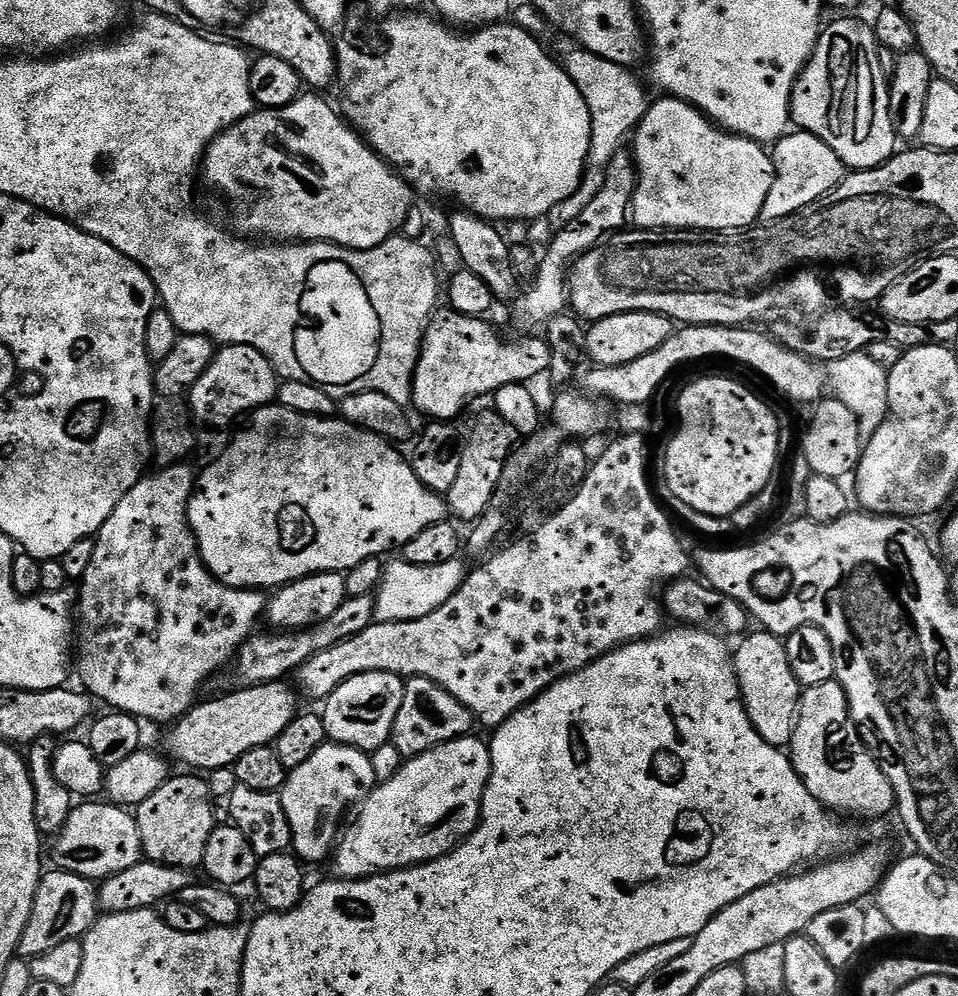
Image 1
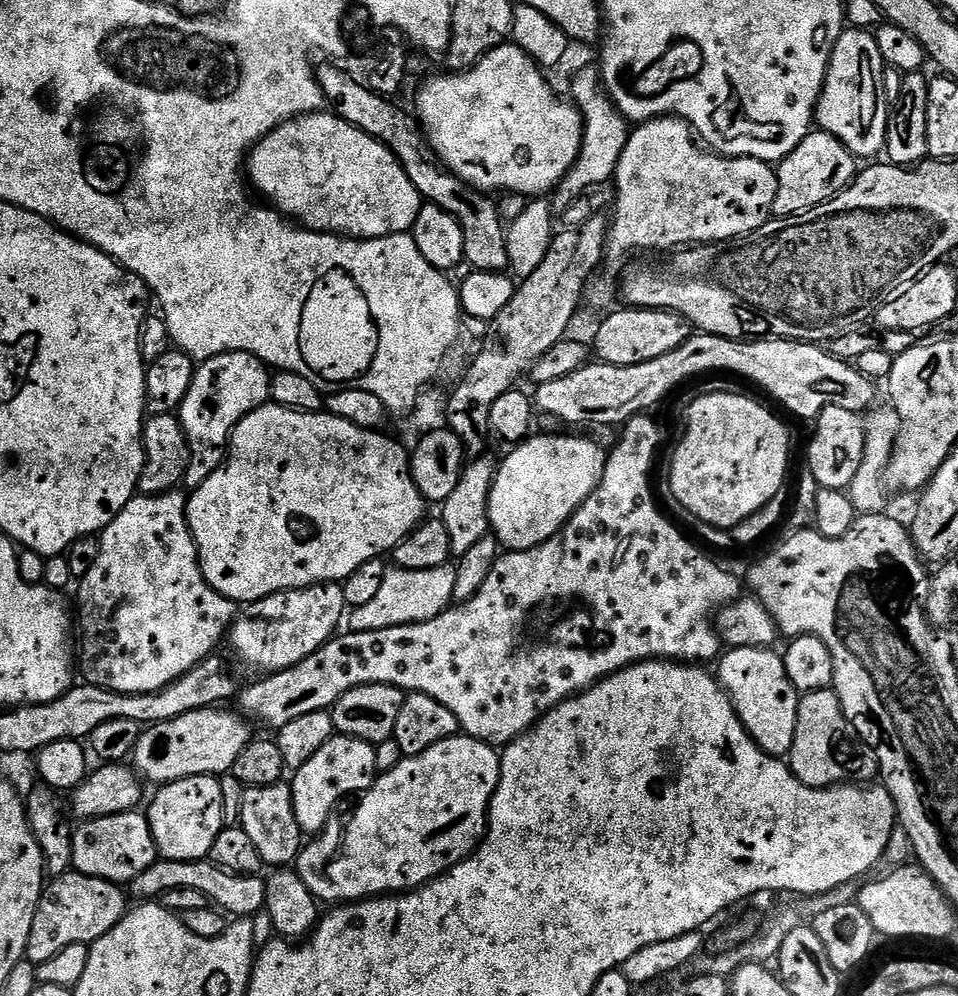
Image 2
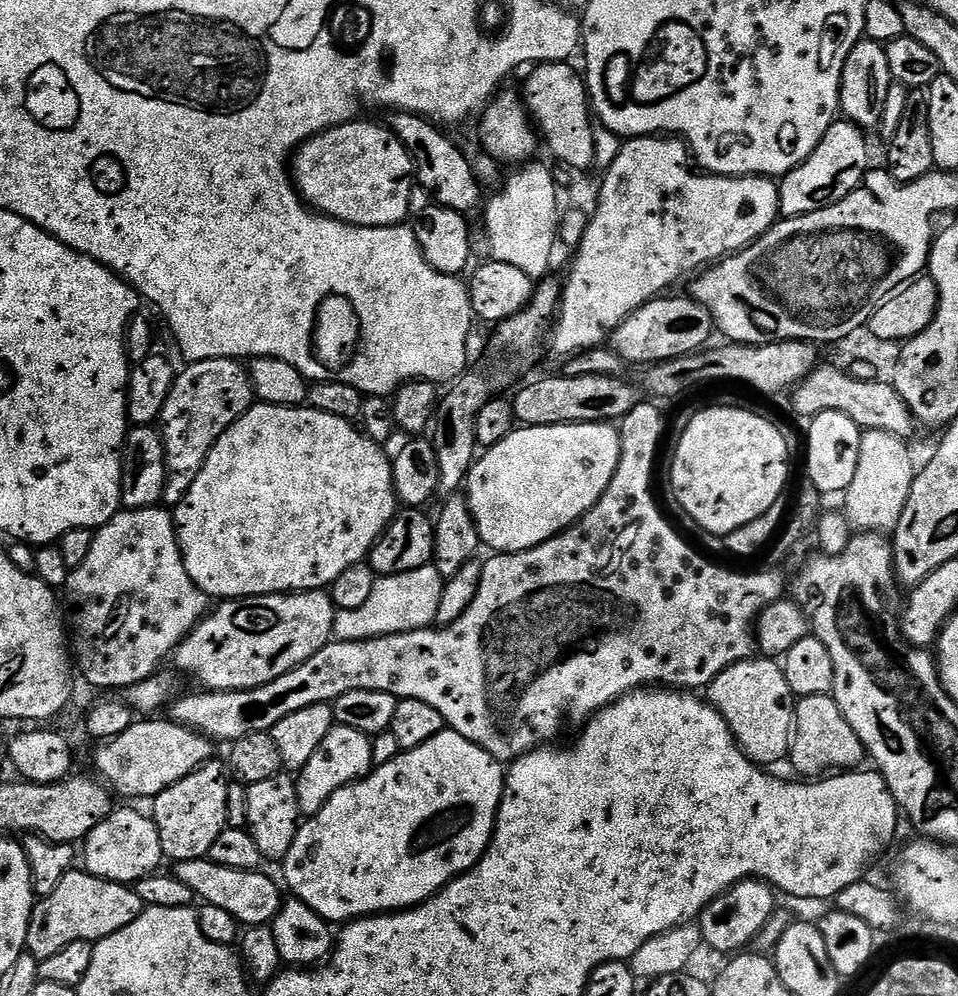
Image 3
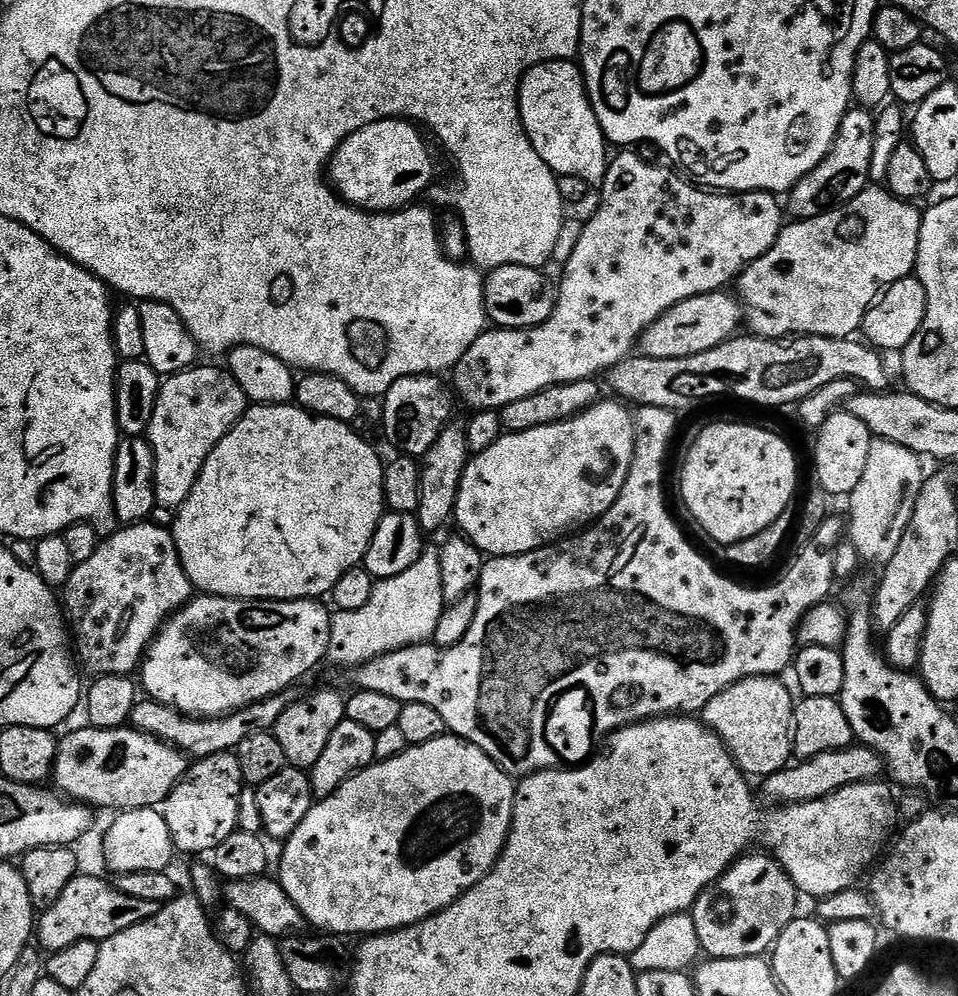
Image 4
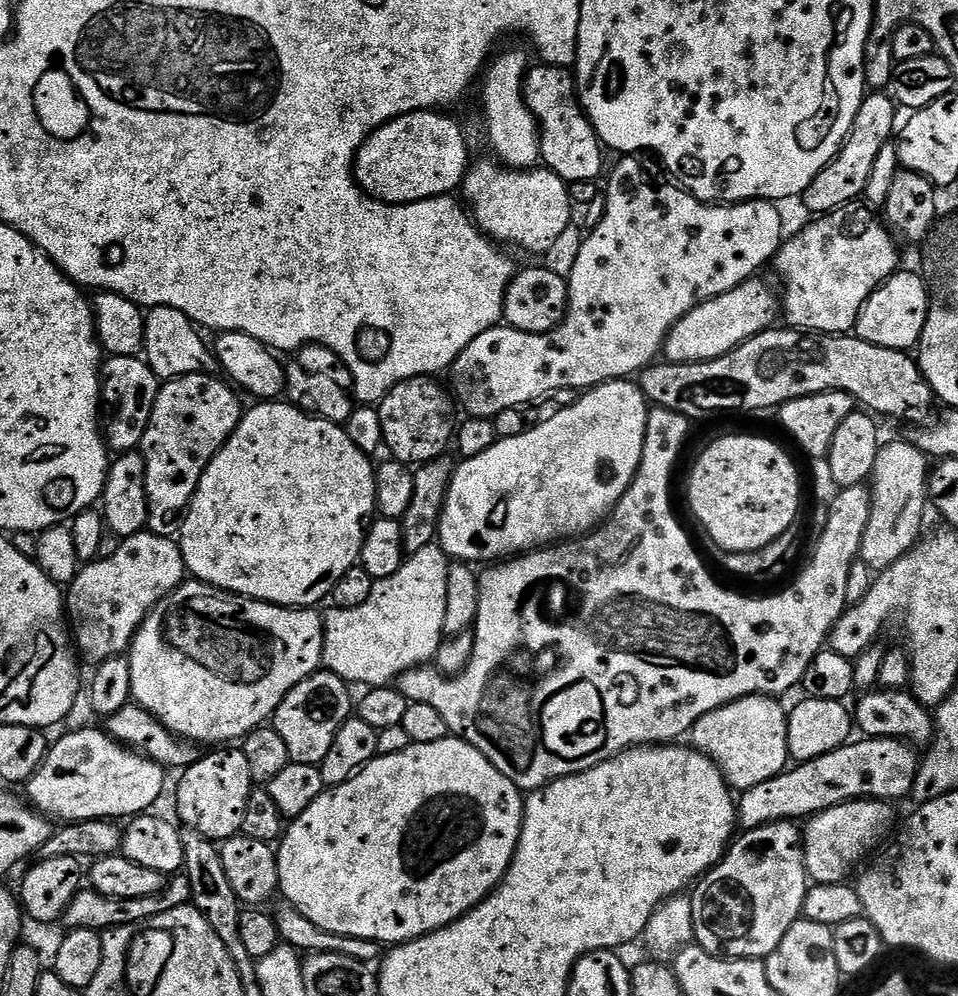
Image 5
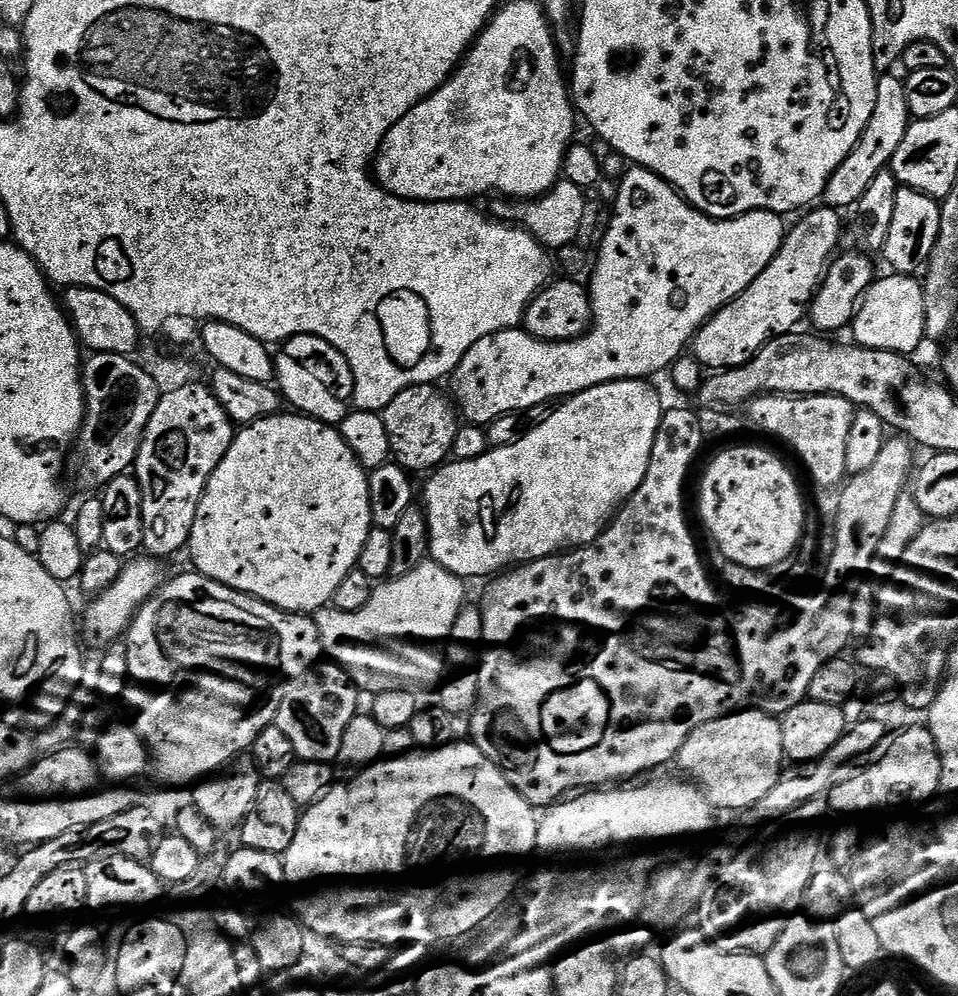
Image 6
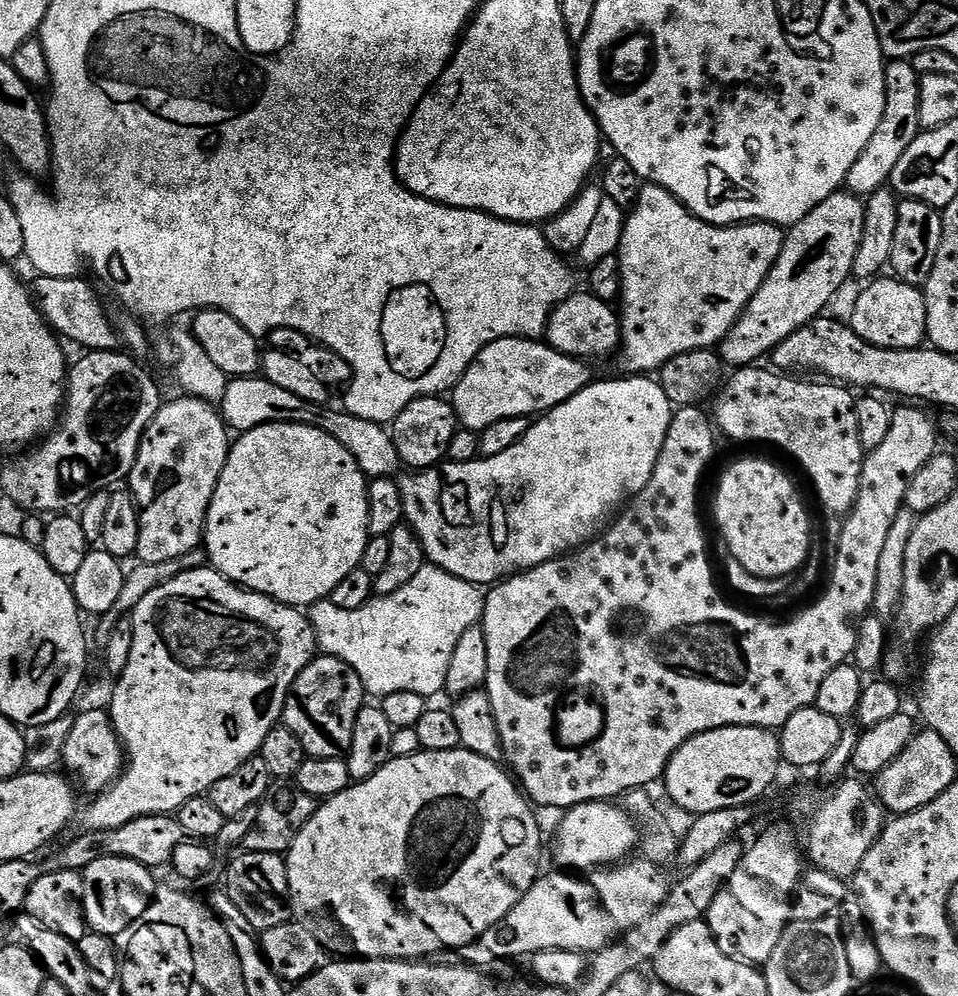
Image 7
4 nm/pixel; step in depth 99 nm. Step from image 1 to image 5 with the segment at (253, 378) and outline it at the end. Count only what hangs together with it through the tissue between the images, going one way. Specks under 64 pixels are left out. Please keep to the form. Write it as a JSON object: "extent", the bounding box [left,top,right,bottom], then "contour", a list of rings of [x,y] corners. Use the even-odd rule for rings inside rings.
{"extent":[139,374,242,537],"contour":[[[190,374],[176,380],[167,381],[161,387],[150,414],[146,434],[142,438],[139,451],[146,462],[146,498],[148,499],[147,531],[159,536],[175,537],[184,523],[184,513],[198,490],[198,482],[206,466],[218,454],[220,447],[234,434],[240,424],[242,407],[237,389],[227,379],[213,374]]]}

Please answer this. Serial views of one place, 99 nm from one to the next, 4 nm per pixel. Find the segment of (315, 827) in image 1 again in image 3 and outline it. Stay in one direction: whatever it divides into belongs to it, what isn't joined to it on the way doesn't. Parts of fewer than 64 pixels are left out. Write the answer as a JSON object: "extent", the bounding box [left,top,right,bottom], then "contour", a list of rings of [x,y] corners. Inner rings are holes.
{"extent":[296,724,373,817],"contour":[[[333,724],[330,734],[326,734],[318,750],[314,750],[310,762],[306,762],[306,766],[296,776],[301,813],[305,817],[313,816],[318,810],[322,810],[322,806],[326,806],[335,792],[342,790],[347,784],[355,784],[364,779],[373,767],[372,737],[345,724]]]}

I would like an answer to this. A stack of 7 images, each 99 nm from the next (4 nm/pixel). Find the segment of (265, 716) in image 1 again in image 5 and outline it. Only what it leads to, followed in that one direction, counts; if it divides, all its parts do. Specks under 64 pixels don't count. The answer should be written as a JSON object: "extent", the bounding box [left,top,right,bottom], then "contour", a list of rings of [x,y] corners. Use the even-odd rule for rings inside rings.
{"extent":[26,726,164,822],"contour":[[[89,726],[80,731],[65,731],[60,741],[53,743],[48,754],[36,771],[26,782],[28,796],[26,800],[37,812],[59,822],[75,822],[87,820],[119,821],[123,818],[135,818],[145,815],[149,808],[158,802],[162,794],[164,767],[156,764],[148,756],[142,756],[130,748],[113,740],[107,731]]]}

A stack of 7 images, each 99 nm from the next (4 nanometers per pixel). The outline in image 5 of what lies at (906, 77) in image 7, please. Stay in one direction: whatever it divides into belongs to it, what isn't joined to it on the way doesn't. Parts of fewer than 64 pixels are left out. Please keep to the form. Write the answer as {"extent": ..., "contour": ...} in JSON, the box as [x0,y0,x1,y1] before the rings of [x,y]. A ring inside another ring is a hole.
{"extent":[802,90,898,214],"contour":[[[880,90],[865,95],[858,118],[854,118],[854,126],[848,139],[840,147],[840,152],[822,169],[818,178],[814,178],[812,185],[804,192],[802,203],[810,211],[816,212],[812,214],[836,212],[863,197],[866,182],[870,182],[870,170],[874,170],[874,162],[878,162],[882,146],[889,144],[897,131],[896,112],[898,113],[898,105],[891,95]]]}

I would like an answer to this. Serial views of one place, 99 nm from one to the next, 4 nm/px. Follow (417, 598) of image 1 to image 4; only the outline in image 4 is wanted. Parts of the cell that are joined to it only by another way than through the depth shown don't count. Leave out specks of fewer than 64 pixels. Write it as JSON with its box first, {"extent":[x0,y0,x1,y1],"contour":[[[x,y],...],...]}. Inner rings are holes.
{"extent":[327,550,445,670],"contour":[[[426,550],[418,562],[414,562],[410,570],[398,574],[398,578],[379,581],[366,606],[333,615],[327,659],[355,670],[387,652],[431,641],[445,607],[440,553]]]}

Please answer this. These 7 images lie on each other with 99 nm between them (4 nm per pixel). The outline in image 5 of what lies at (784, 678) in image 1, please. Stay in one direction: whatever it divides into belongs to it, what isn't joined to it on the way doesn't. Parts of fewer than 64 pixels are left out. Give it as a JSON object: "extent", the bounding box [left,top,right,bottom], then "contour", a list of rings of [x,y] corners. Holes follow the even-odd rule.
{"extent":[690,696,789,790],"contour":[[[747,696],[738,698],[729,704],[723,704],[718,710],[710,710],[710,714],[702,714],[690,733],[691,747],[703,756],[709,756],[720,768],[724,781],[733,790],[743,790],[758,786],[758,782],[766,782],[779,776],[789,767],[788,755],[788,712],[780,705],[779,699],[771,696]]]}

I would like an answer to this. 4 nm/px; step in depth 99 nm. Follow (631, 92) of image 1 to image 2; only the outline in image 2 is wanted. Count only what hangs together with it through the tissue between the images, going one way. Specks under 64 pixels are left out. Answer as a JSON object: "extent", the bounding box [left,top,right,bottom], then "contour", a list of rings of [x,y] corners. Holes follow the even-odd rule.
{"extent":[556,67,630,196],"contour":[[[597,67],[580,69],[572,78],[570,90],[571,99],[584,119],[583,144],[575,166],[560,180],[556,188],[558,192],[576,192],[572,194],[582,196],[587,193],[586,190],[607,181],[609,183],[615,177],[622,150],[625,149],[630,135],[630,124],[617,112],[607,93],[600,89]]]}

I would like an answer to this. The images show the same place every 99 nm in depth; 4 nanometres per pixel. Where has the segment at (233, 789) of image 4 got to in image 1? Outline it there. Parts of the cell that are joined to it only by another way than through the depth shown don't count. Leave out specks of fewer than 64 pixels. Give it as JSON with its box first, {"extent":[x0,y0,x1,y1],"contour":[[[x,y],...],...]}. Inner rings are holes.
{"extent":[134,774,218,870],"contour":[[[196,774],[184,775],[188,776],[173,775],[158,790],[154,790],[150,798],[139,801],[135,805],[134,815],[147,859],[171,868],[196,870],[204,863],[206,842],[217,826],[218,817],[212,809],[214,801],[207,779]]]}

